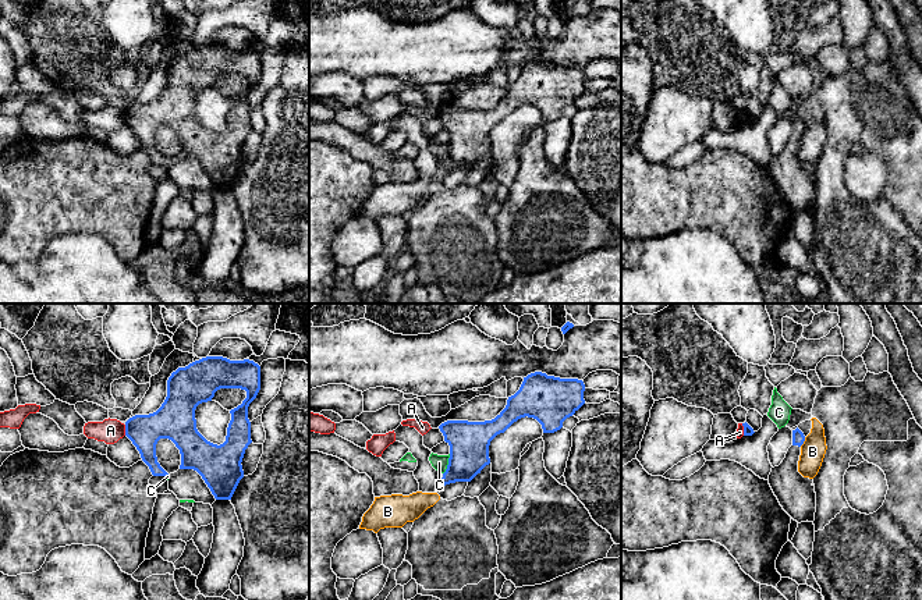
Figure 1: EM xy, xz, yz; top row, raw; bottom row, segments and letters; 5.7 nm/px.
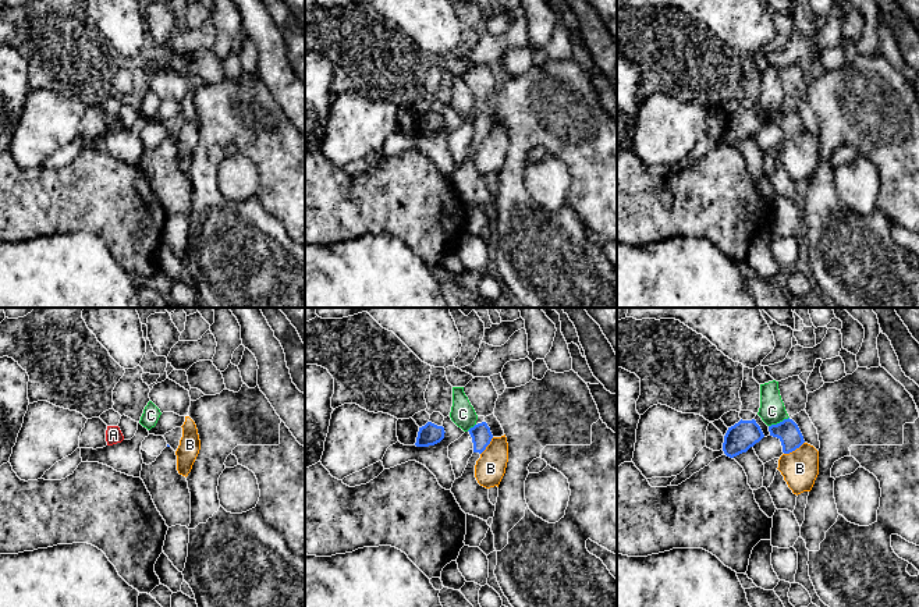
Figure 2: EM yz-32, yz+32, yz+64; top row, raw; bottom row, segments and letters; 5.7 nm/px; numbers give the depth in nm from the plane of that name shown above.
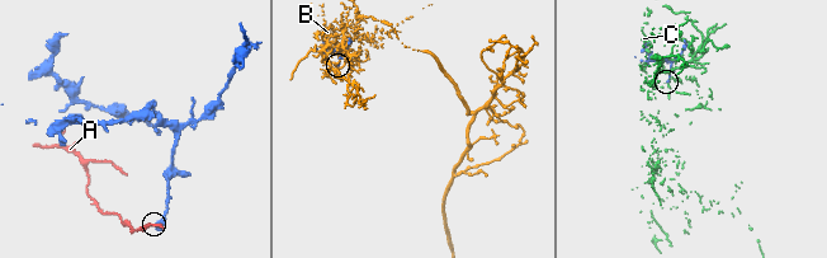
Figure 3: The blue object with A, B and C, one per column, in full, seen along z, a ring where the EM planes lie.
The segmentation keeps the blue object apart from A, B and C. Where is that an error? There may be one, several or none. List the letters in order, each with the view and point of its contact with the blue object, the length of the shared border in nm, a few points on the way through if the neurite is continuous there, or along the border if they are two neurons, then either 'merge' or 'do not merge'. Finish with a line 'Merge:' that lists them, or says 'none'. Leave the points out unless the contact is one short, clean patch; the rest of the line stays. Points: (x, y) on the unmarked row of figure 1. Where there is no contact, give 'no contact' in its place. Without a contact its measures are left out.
A: meets blue in xy at (126, 119); contact 60 nm long; border along xy (124, 113), (126, 123); do not merge
B: meets blue in yz at (804, 128); contact 70 nm long; do not merge
C: meets blue in xz at (449, 152); contact 130 nm long; do not merge
Merge: none

